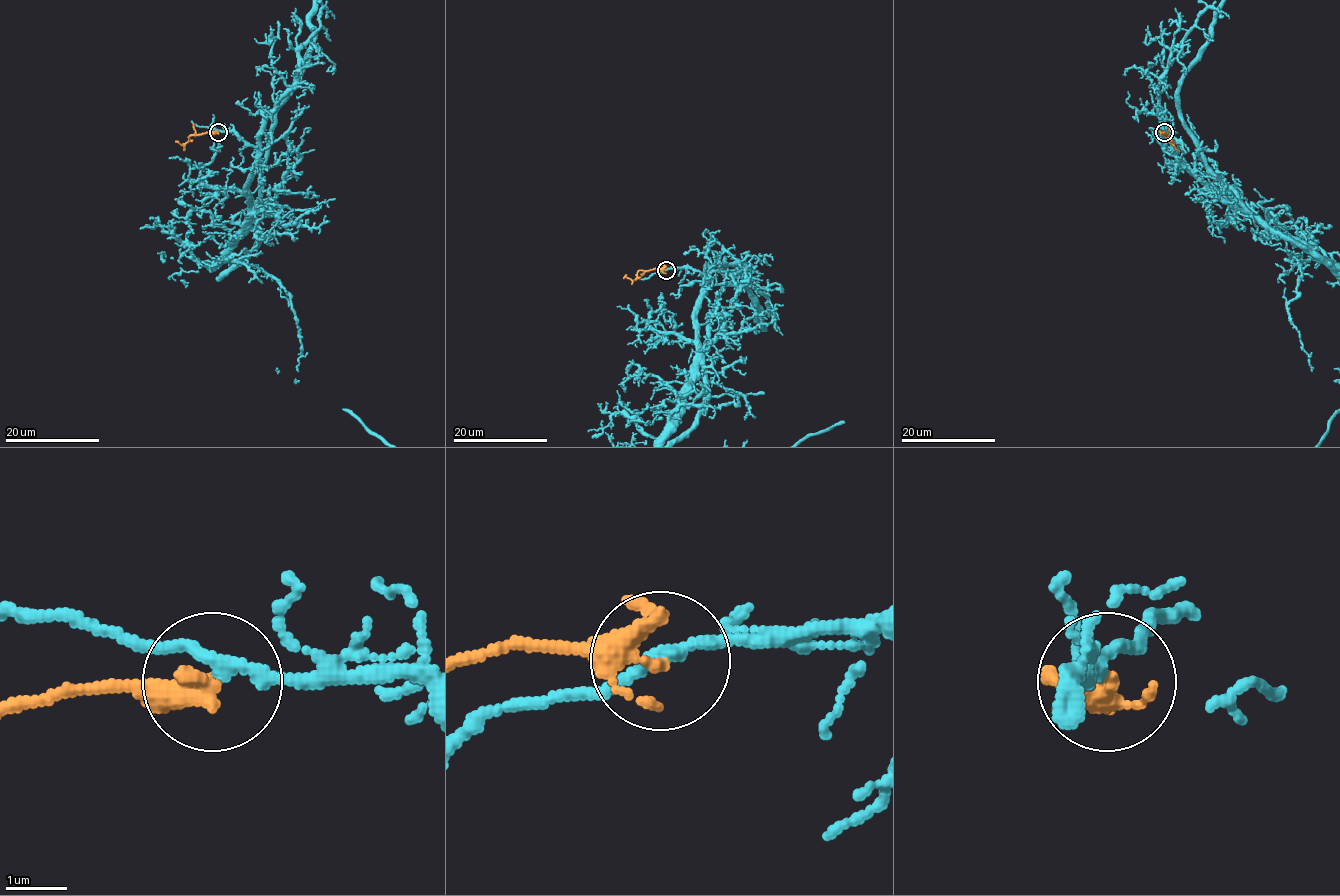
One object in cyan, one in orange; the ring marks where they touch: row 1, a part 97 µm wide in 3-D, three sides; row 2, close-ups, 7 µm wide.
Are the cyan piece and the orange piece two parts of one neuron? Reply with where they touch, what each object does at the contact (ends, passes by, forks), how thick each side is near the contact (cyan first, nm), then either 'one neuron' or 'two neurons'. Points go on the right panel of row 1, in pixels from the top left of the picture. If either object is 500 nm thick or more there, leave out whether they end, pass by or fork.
(1164, 132) | cyan passes by | orange forks | 200/240 nm | two neurons

